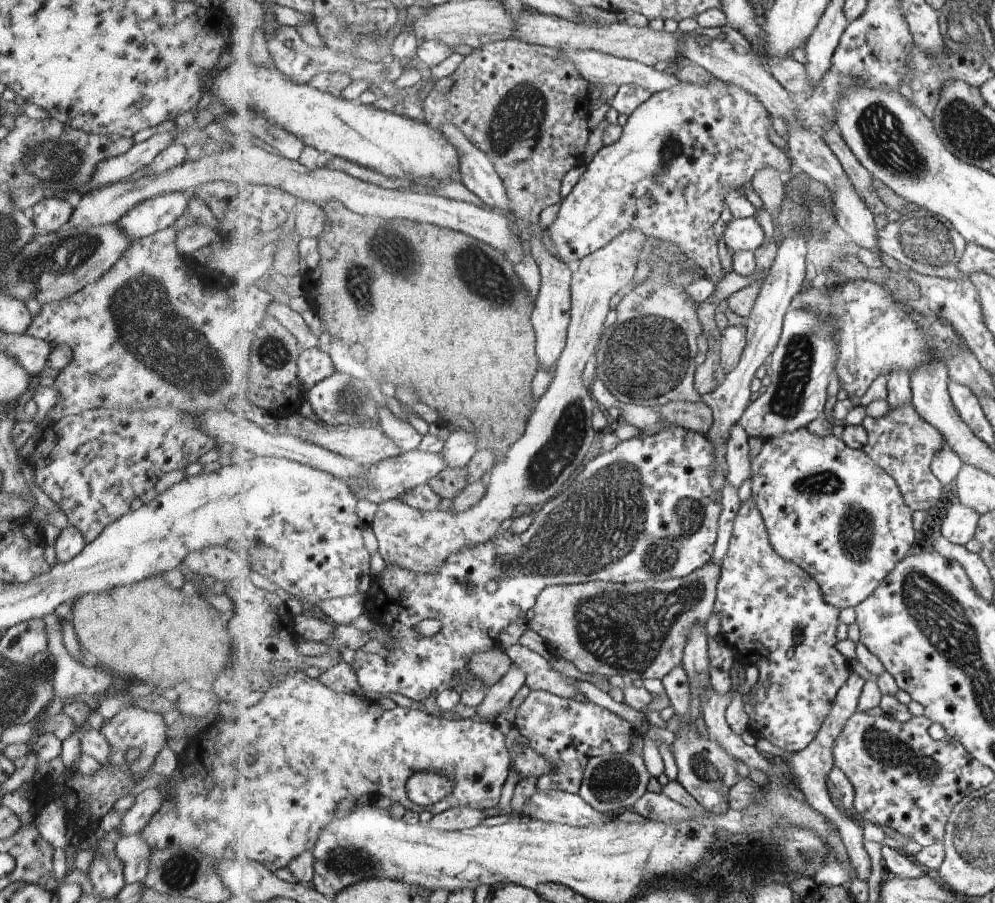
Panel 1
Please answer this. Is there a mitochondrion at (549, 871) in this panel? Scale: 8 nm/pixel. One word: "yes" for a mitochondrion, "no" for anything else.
no

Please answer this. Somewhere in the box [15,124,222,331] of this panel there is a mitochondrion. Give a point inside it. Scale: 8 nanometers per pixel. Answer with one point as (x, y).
(50, 159)

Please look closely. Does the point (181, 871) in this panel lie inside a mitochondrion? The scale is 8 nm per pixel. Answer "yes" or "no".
yes

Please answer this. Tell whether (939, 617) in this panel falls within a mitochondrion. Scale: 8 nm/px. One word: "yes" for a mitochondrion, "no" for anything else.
yes

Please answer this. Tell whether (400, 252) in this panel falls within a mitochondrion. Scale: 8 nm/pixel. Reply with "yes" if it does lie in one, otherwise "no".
yes

